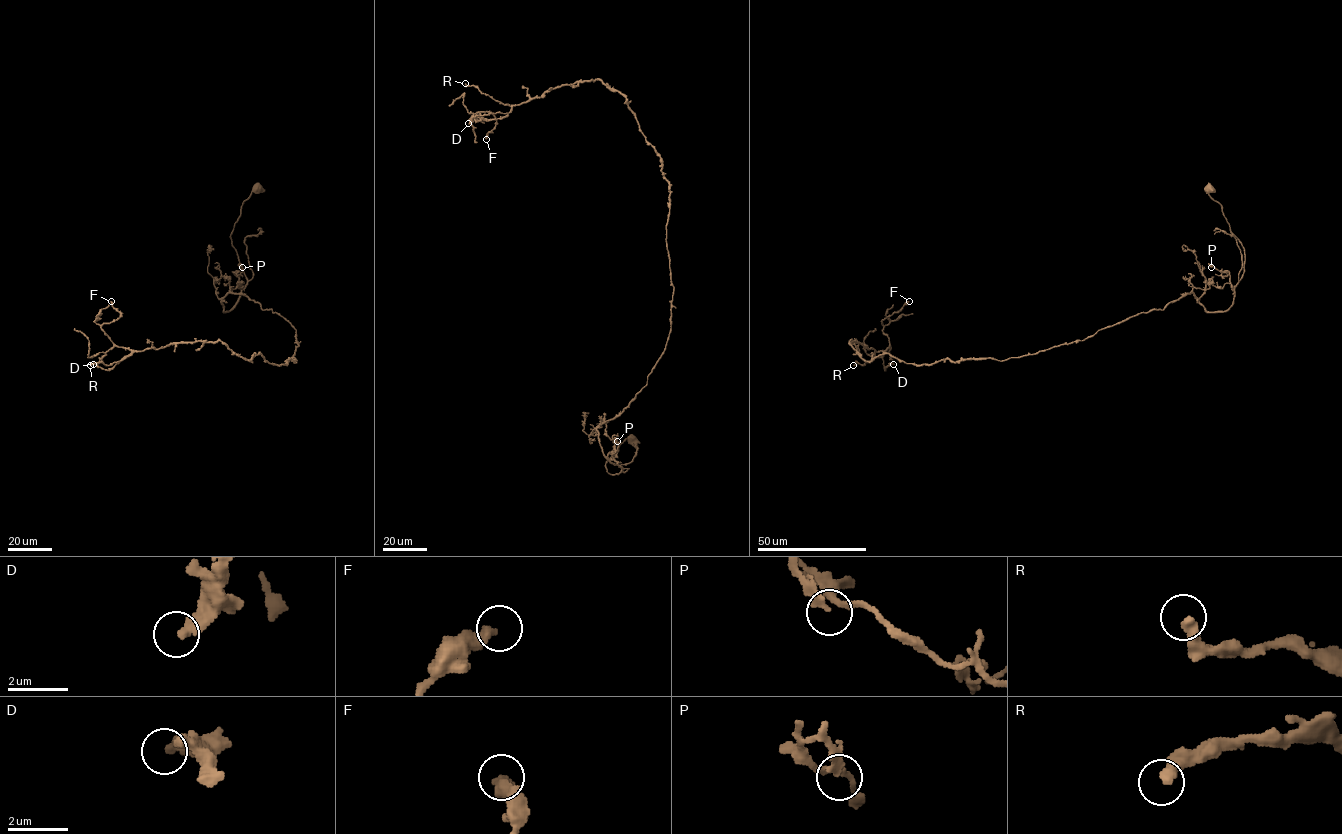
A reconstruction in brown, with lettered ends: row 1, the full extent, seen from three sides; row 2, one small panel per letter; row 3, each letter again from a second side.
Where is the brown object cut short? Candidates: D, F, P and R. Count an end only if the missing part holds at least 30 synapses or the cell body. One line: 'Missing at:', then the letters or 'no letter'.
Missing at: no letter

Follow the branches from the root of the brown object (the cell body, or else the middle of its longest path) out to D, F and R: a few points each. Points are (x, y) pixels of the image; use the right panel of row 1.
D: (1208, 188), (1244, 252), (1226, 310), (1188, 293), (1001, 361), (867, 361), (849, 341), (893, 364)
F: (1208, 188), (1244, 252), (1225, 311), (1188, 293), (1004, 360), (864, 360), (849, 341), (885, 351), (909, 301)
R: (1208, 188), (1244, 252), (1225, 311), (1188, 293), (1001, 361), (867, 361), (850, 341), (875, 351), (853, 365)

